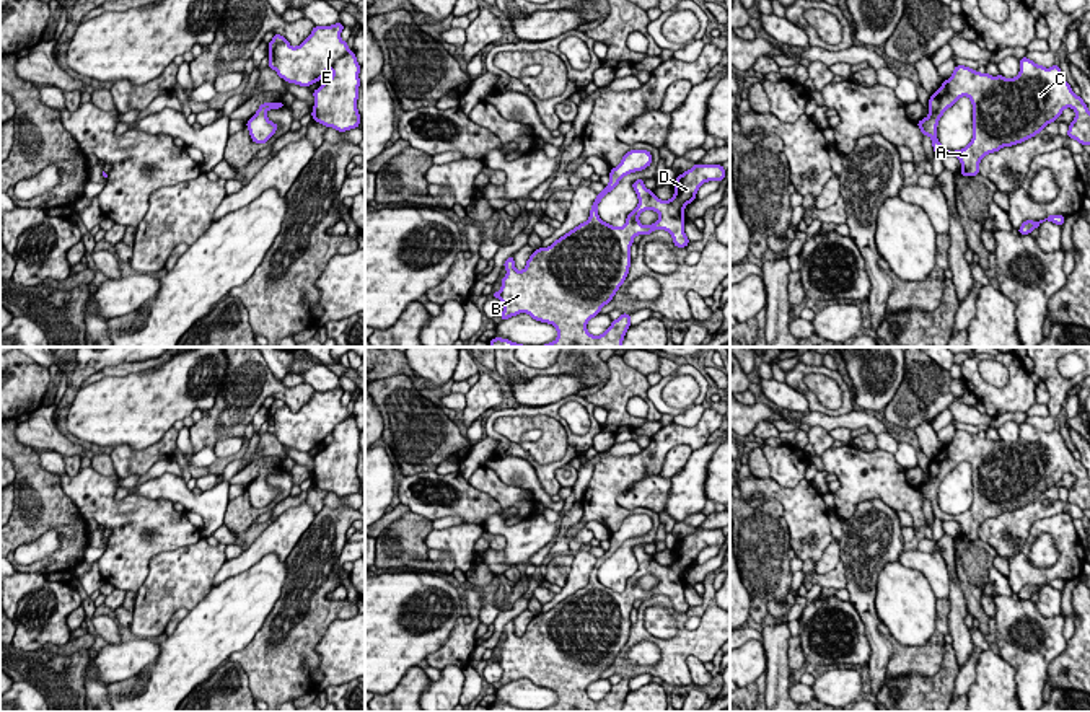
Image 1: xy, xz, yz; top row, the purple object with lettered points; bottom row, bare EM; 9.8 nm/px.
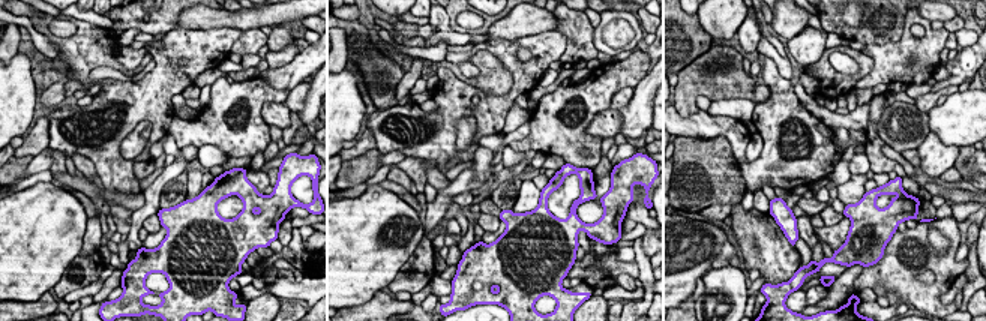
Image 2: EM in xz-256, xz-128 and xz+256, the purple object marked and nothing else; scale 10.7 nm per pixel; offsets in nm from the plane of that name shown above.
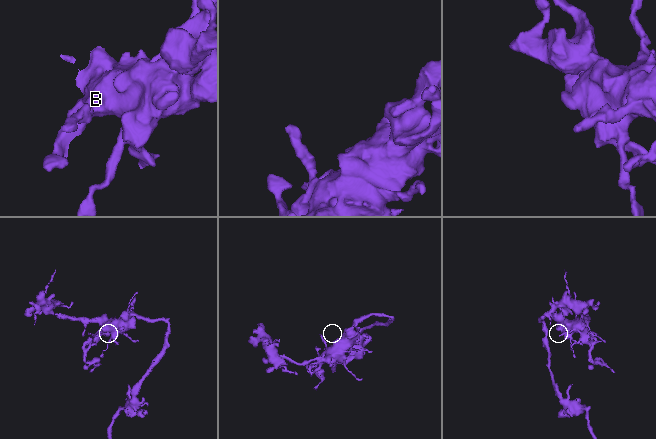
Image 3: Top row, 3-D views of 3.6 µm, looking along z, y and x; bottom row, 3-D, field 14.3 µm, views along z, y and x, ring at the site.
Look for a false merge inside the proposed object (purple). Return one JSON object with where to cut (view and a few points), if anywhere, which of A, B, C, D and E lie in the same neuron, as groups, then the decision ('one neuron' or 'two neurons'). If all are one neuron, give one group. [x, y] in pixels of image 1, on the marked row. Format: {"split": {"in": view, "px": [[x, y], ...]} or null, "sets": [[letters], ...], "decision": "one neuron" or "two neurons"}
{"split": null, "sets": [["A", "B", "C", "D", "E"]], "decision": "one neuron"}

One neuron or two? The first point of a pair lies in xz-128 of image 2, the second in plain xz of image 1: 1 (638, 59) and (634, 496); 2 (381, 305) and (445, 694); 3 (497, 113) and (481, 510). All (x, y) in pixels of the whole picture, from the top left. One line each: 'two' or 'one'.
1: two
2: two
3: one

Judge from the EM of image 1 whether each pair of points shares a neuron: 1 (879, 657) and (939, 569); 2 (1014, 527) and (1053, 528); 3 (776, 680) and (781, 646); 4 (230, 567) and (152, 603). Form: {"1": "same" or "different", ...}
{"1": "different", "2": "different", "3": "same", "4": "different"}

